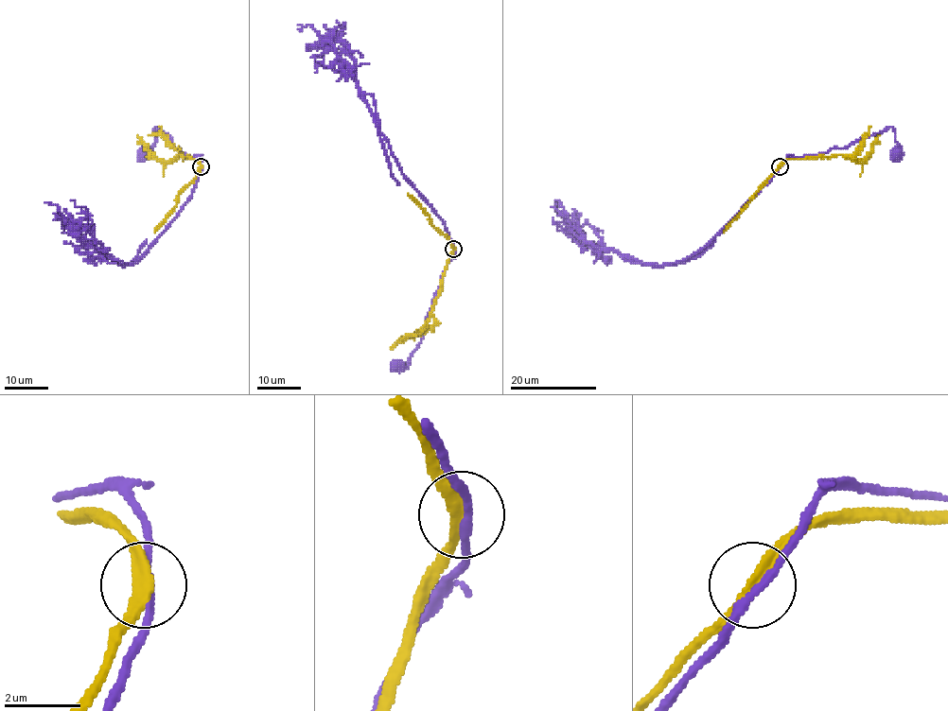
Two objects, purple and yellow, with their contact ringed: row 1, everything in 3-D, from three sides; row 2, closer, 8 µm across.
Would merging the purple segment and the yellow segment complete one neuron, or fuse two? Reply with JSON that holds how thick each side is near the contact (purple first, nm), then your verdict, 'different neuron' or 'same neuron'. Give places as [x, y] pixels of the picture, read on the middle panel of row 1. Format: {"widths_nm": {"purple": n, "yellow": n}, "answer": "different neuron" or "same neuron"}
{"widths_nm": {"purple": 190, "yellow": 280}, "answer": "same neuron"}

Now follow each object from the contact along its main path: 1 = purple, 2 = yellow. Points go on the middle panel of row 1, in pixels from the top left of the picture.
1: (454, 249), (431, 302), (422, 338), (409, 365), (397, 369), (395, 366)
2: (454, 249), (442, 280), (442, 290), (427, 324), (390, 349)

